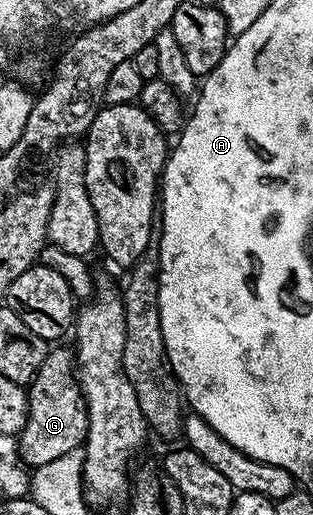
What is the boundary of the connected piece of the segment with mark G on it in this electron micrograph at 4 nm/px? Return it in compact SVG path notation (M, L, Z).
M55 346L48 351L45 362L41 362L41 370L27 388L27 421L17 443L20 458L32 469L45 466L45 462L53 462L53 458L61 458L61 454L69 454L69 450L80 447L87 438L87 404L79 388L75 353L70 347L59 347L63 346Z

